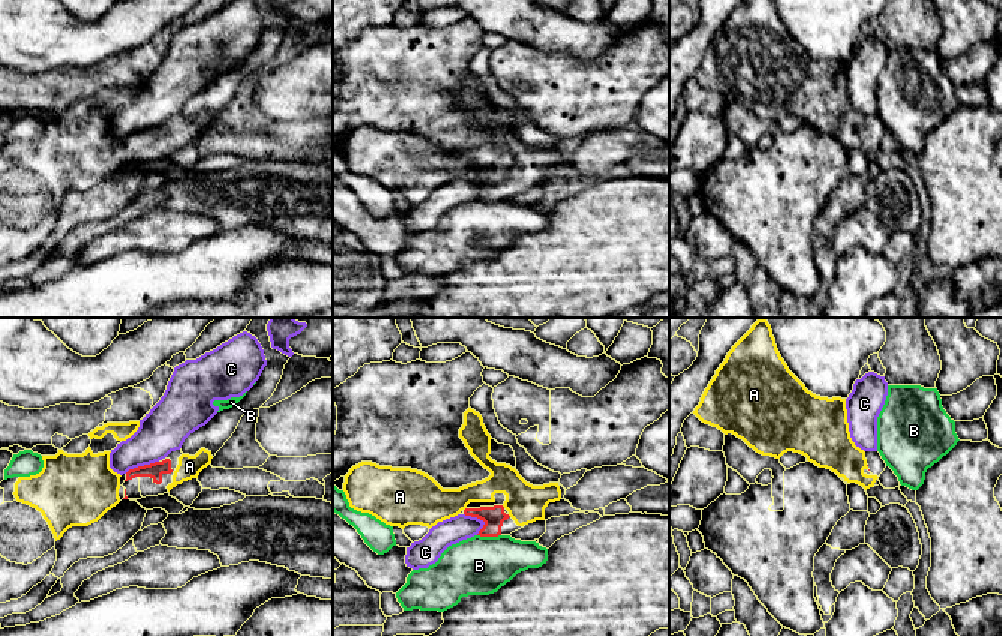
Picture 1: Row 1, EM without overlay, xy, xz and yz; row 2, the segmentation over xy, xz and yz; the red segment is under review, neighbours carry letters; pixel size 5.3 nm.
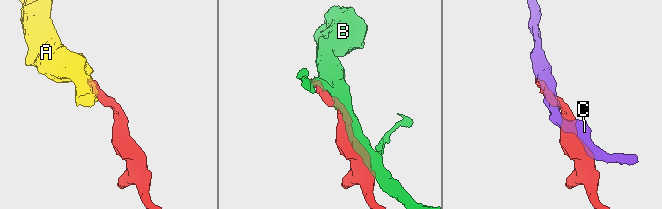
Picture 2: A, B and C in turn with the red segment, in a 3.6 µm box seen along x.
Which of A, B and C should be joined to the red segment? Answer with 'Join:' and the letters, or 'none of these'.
Join: A

